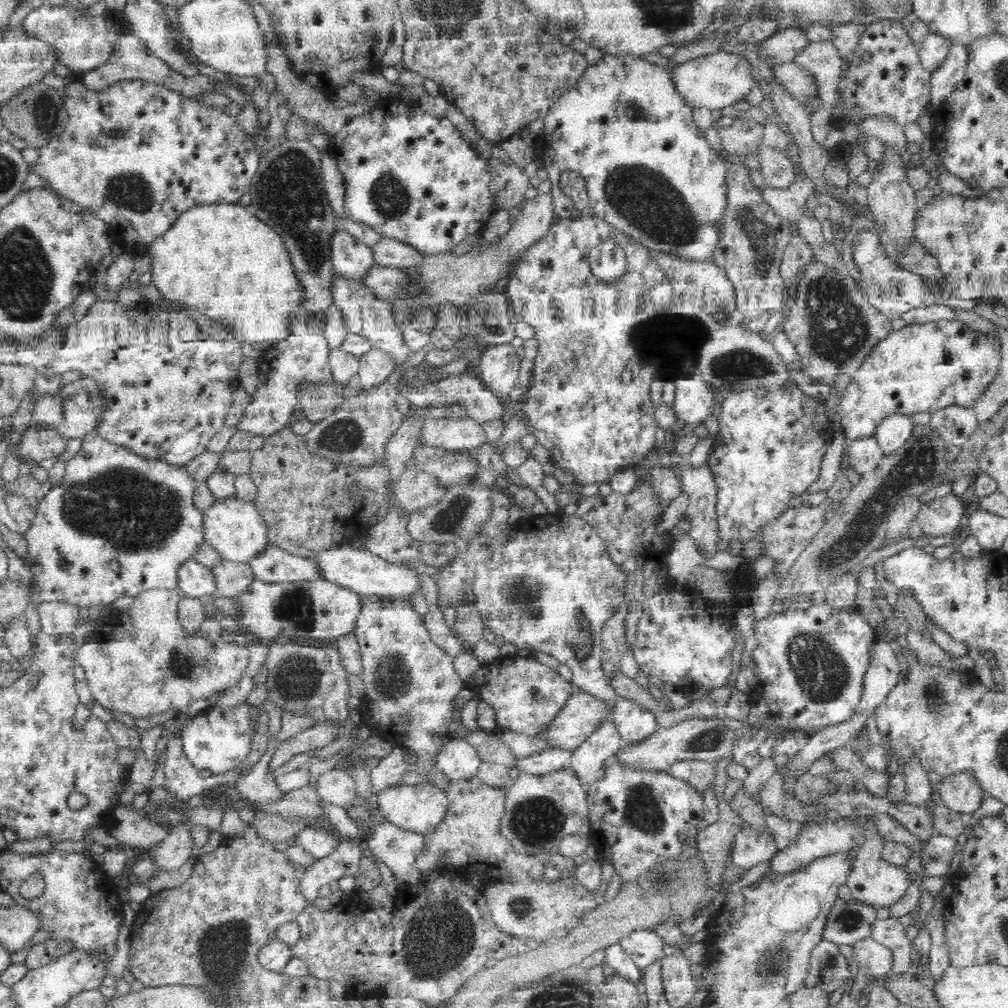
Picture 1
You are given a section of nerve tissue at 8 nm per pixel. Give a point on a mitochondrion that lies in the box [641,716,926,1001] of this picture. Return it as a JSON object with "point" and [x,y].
{"point":[772,962]}

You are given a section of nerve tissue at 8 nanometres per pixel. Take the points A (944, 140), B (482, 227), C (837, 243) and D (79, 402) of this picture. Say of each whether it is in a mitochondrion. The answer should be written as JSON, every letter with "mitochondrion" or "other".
{"A":"other","B":"other","C":"other","D":"mitochondrion"}

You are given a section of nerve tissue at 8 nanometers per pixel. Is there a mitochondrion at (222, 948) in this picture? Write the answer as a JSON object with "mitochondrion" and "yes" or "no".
{"mitochondrion":"yes"}

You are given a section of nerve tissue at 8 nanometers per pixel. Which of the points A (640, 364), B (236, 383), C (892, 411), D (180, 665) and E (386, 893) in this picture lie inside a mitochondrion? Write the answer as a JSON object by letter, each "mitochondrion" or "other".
{"A":"other","B":"other","C":"other","D":"mitochondrion","E":"other"}

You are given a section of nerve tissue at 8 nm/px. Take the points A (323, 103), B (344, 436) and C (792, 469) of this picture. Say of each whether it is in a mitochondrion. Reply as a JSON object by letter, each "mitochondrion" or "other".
{"A":"other","B":"mitochondrion","C":"mitochondrion"}

